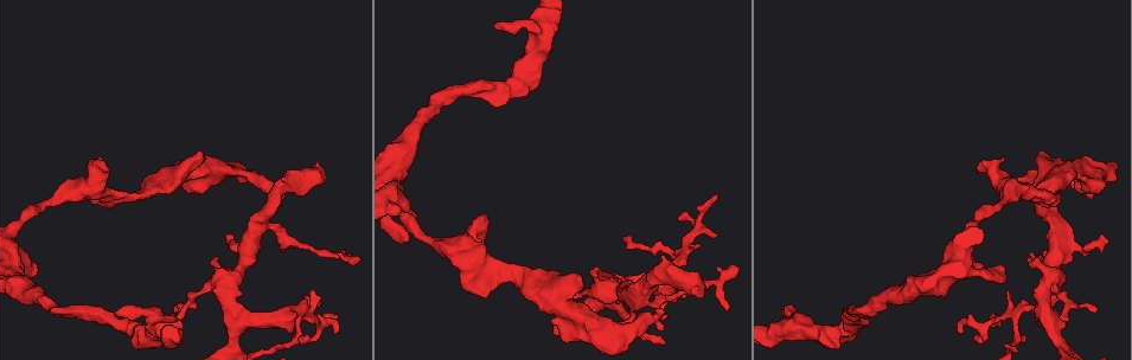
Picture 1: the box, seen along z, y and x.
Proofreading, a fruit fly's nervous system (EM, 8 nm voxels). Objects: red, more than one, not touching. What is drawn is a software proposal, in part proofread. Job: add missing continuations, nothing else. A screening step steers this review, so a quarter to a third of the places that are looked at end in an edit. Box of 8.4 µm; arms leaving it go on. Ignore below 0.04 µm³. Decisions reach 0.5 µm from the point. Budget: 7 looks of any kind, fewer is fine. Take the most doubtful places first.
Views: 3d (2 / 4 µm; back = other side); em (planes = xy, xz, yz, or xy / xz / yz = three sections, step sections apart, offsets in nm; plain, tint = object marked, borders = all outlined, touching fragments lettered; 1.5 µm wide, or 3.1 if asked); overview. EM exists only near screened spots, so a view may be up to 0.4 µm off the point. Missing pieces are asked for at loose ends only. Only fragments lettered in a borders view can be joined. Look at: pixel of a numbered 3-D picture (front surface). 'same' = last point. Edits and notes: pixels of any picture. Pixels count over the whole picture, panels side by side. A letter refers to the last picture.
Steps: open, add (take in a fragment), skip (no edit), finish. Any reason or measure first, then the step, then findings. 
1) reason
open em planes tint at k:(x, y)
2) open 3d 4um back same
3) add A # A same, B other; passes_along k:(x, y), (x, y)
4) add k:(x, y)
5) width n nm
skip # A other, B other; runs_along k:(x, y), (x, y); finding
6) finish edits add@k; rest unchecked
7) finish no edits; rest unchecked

open em xy step 8 plain at 1:(317, 164)

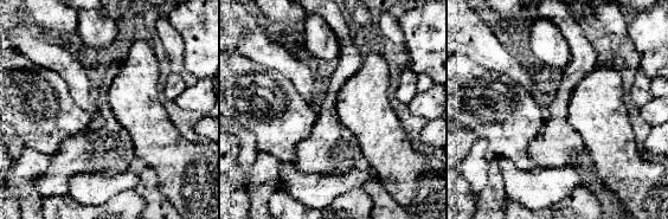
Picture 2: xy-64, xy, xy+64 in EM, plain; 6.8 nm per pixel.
what lies round it
open em xy step 8 borders same

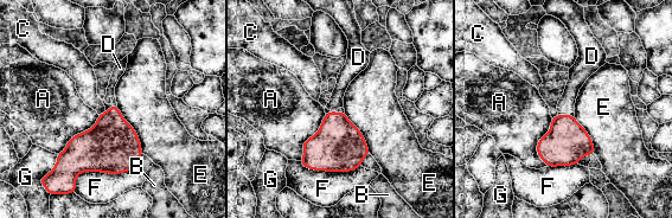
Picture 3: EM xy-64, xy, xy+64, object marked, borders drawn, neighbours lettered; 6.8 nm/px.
add D # A other, B other, C other, D same, E other, F other, G other; passes_along 3:(338, 146), (333, 111), (345, 77); it goes on there

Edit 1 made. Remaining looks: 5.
branch stops here
open em xy step 4 plain at 1:(219, 266)

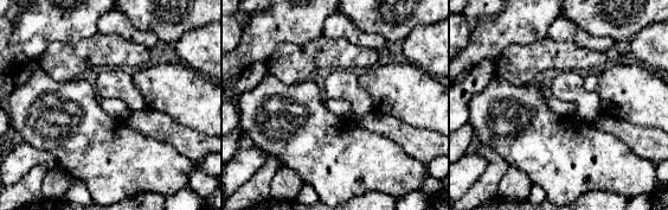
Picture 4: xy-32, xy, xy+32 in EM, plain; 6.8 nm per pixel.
what lies round it
open em xy step 4 borders same

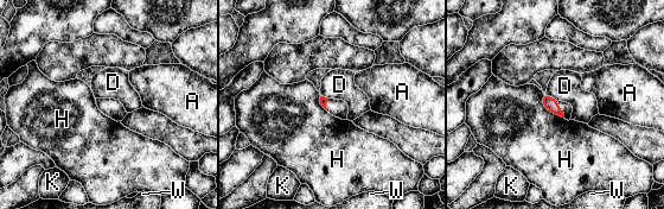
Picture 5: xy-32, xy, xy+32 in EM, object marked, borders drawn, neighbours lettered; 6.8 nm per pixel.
skip # A other, D other, H other, K other, W other; border 5:(543, 94), (542, 103), (563, 118); no lettered fragment goes on from it

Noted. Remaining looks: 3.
stops while still wide
open em planes borders at 1:(580, 276)

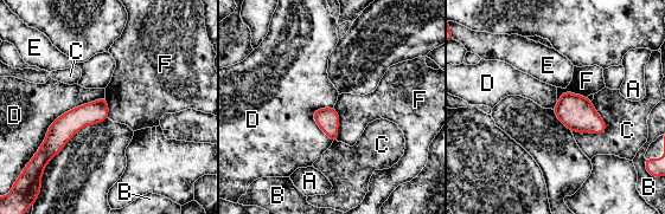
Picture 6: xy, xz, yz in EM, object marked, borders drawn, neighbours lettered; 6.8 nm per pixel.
skip # A other, B other, C other, D other, E other, F other; none of them fits

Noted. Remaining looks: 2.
finish edits add@3; rest unchecked

